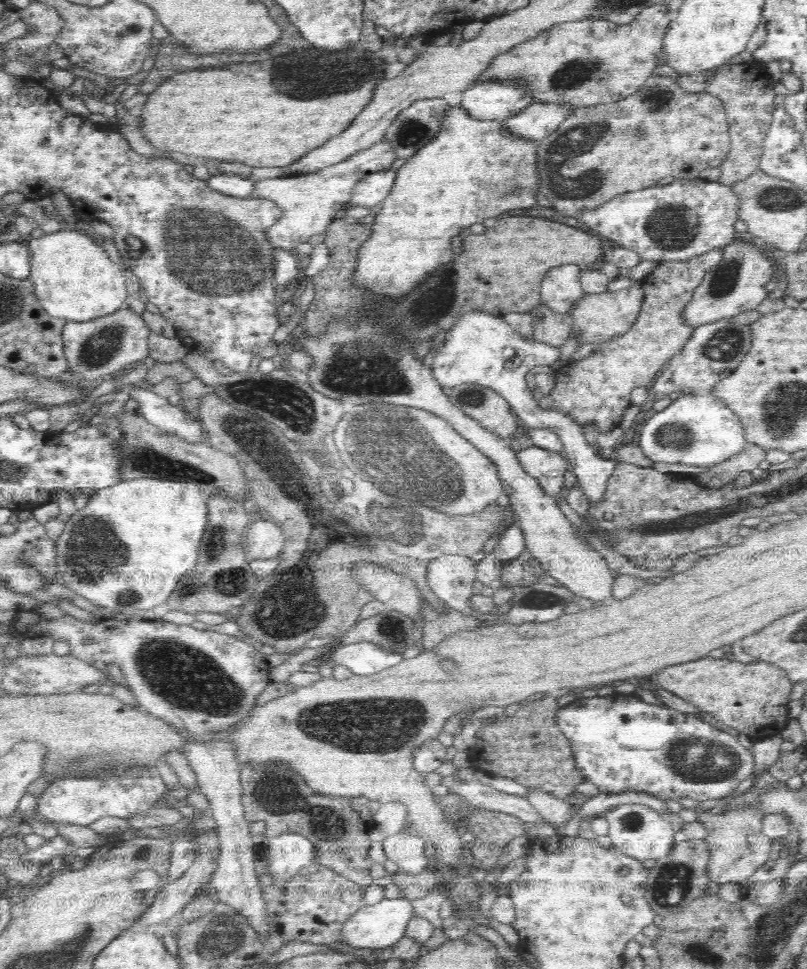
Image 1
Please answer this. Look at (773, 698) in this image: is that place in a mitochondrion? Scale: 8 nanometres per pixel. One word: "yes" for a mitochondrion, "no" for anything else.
no

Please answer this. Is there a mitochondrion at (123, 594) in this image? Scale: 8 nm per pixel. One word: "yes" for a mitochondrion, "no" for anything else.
yes

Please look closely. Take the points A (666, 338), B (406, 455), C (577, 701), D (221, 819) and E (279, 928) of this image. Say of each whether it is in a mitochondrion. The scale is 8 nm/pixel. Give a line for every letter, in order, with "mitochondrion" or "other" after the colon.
A: other
B: mitochondrion
C: other
D: other
E: other

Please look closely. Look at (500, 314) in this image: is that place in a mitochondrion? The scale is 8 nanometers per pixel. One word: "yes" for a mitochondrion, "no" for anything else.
no

